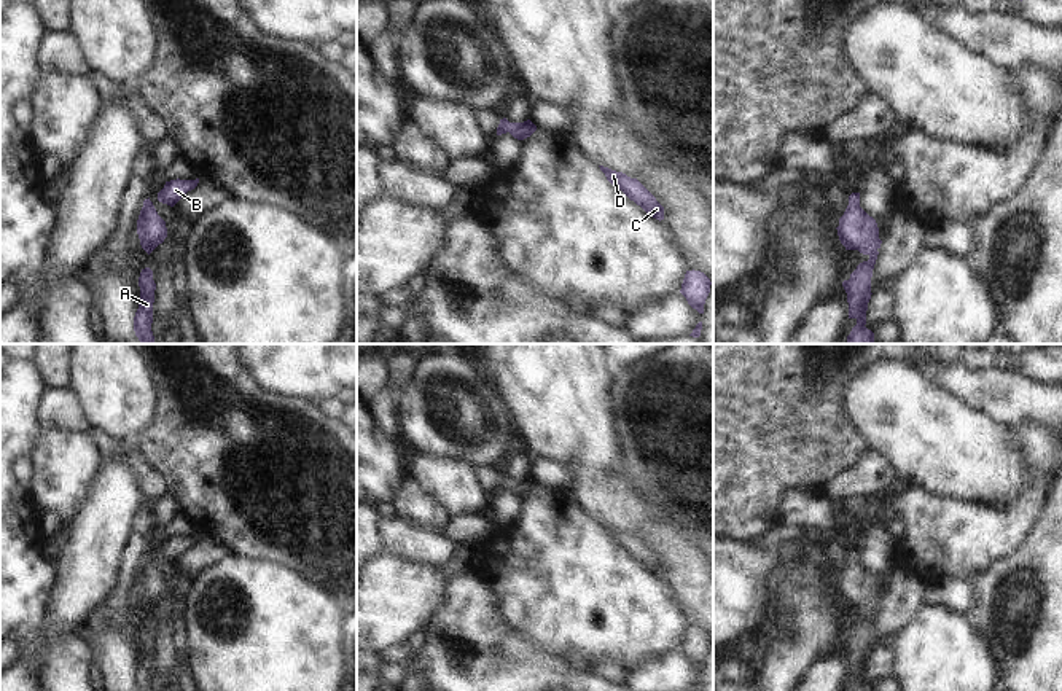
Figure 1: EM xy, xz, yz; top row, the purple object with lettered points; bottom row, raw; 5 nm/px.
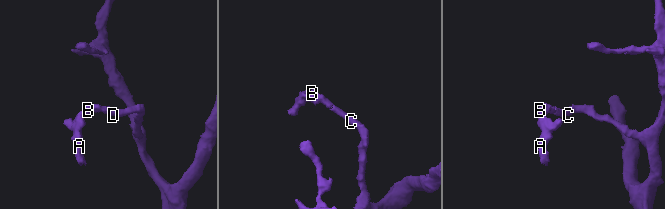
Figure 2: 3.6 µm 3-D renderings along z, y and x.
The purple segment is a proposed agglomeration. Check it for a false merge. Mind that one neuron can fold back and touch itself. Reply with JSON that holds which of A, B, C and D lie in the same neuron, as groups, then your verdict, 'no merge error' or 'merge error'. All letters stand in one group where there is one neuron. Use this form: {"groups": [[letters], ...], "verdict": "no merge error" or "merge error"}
{"groups": [["A", "B", "C", "D"]], "verdict": "no merge error"}

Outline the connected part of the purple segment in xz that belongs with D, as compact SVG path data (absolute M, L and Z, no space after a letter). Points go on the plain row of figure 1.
M603 522L599 524L611 541L621 546L631 557L640 562L650 573L659 578L664 576L664 564L637 535L631 535L623 529L616 529Z

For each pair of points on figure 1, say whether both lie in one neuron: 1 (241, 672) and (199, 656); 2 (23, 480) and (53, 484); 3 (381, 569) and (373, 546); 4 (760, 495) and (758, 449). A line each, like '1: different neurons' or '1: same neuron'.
1: same neuron
2: different neurons
3: different neurons
4: same neuron

